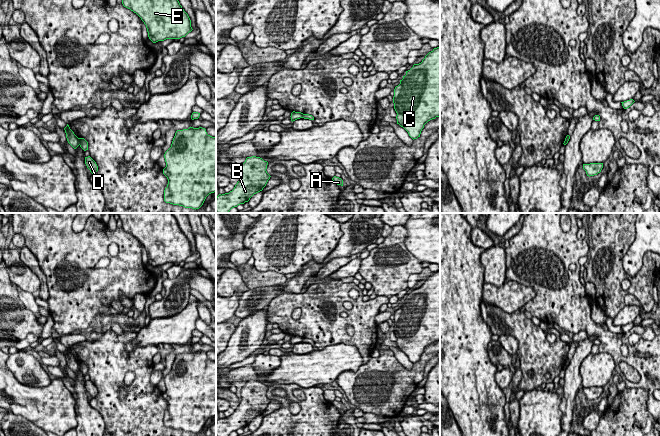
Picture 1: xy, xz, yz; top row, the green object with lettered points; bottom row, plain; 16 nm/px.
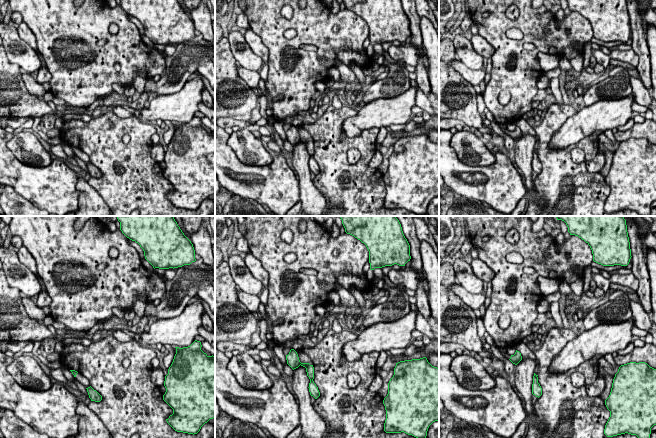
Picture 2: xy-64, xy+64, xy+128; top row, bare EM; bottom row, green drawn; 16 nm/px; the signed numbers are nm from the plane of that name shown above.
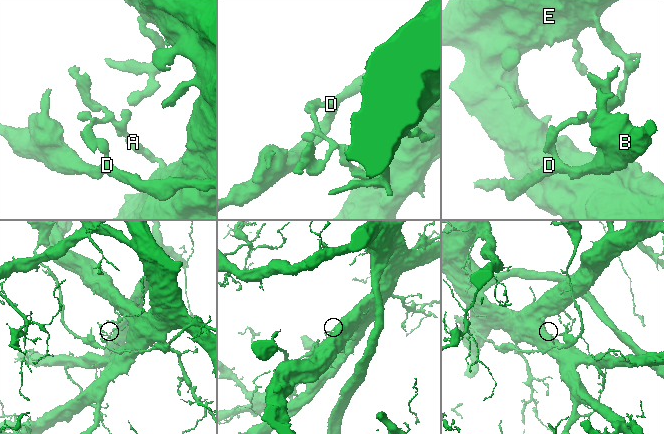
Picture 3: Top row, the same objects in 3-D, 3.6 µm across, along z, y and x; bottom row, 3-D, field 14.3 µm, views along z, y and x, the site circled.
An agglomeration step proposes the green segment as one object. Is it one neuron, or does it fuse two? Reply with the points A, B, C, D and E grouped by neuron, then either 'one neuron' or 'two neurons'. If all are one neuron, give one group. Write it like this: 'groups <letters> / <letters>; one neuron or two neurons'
groups A C E / B D; two neurons

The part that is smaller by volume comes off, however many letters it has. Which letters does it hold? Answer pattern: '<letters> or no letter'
B, D

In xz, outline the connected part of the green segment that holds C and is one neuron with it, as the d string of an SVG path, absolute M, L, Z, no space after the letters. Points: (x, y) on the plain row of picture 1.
M440 270L429 276L419 288L406 295L400 308L394 313L394 333L397 348L403 351L414 364L420 361L424 349L440 341Z

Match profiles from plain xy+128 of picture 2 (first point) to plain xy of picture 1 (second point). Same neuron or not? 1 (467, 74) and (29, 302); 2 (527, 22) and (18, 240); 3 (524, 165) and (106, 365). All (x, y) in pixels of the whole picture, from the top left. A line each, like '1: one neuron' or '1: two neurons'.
1: one neuron
2: two neurons
3: two neurons

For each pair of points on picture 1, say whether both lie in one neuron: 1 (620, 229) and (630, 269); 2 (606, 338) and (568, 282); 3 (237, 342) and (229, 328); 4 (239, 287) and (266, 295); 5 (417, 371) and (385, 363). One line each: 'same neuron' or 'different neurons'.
1: different neurons
2: same neuron
3: different neurons
4: different neurons
5: same neuron

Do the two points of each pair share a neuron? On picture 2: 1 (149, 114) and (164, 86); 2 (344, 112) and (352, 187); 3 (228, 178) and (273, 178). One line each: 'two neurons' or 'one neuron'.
1: two neurons
2: one neuron
3: one neuron

